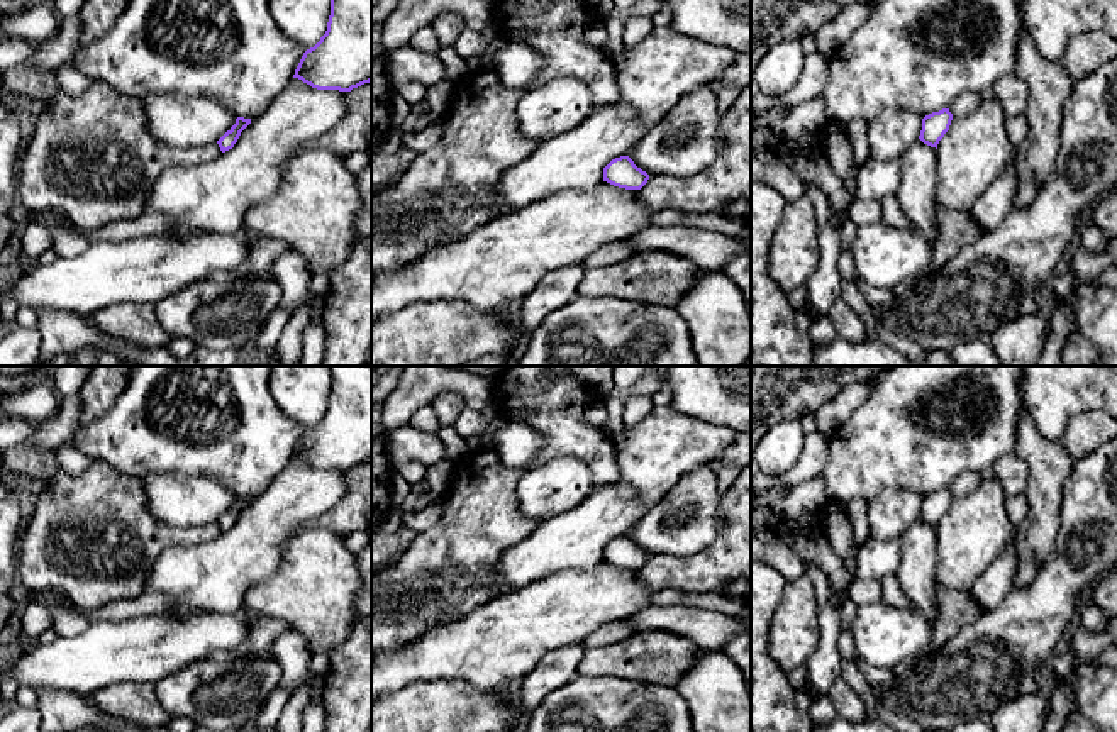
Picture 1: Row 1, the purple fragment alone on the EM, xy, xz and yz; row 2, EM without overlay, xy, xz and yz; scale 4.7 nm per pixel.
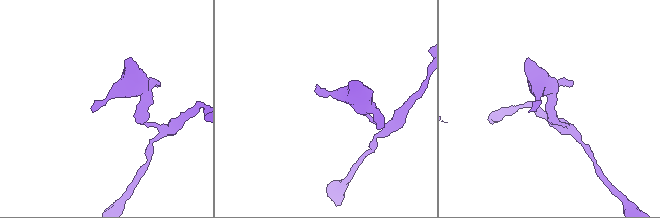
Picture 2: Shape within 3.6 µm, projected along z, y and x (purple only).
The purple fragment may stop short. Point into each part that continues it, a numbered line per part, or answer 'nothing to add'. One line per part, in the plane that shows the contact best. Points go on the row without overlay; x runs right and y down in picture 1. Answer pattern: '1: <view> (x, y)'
nothing to add

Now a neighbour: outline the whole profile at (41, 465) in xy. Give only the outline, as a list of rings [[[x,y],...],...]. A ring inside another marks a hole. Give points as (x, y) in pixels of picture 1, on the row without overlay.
[[[24,442],[3,452],[3,469],[22,473],[44,483],[61,471],[54,449],[32,449]]]

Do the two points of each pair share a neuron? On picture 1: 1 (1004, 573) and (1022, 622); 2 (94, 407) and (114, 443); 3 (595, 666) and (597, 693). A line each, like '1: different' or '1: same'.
1: different
2: different
3: different

